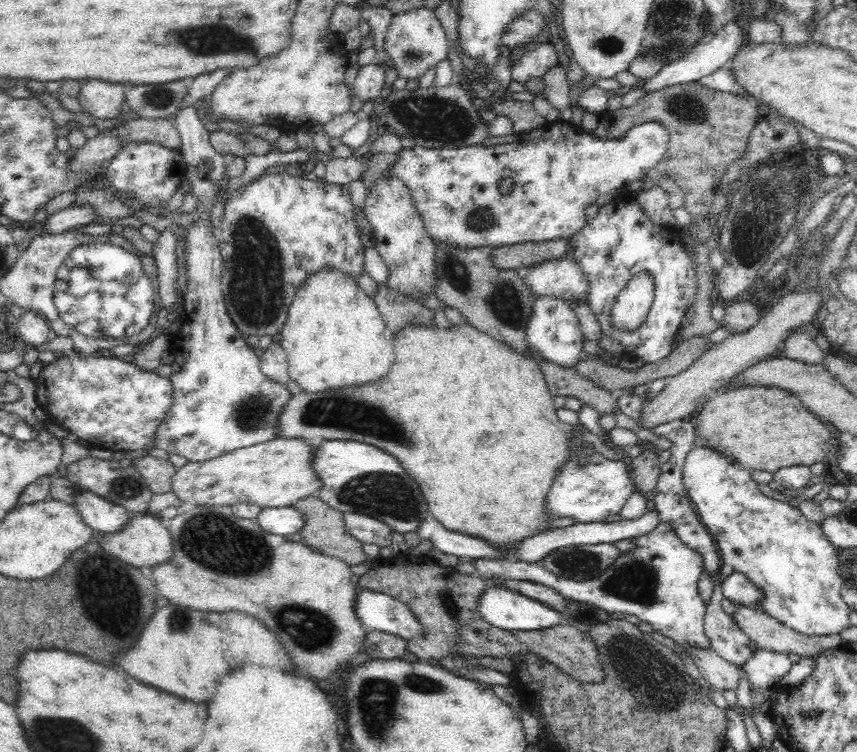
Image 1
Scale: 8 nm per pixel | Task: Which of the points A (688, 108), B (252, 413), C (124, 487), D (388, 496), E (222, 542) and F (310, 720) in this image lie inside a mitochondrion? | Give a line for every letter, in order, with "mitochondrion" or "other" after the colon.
A: mitochondrion
B: mitochondrion
C: mitochondrion
D: mitochondrion
E: mitochondrion
F: other

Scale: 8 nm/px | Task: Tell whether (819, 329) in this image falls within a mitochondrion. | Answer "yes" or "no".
no

